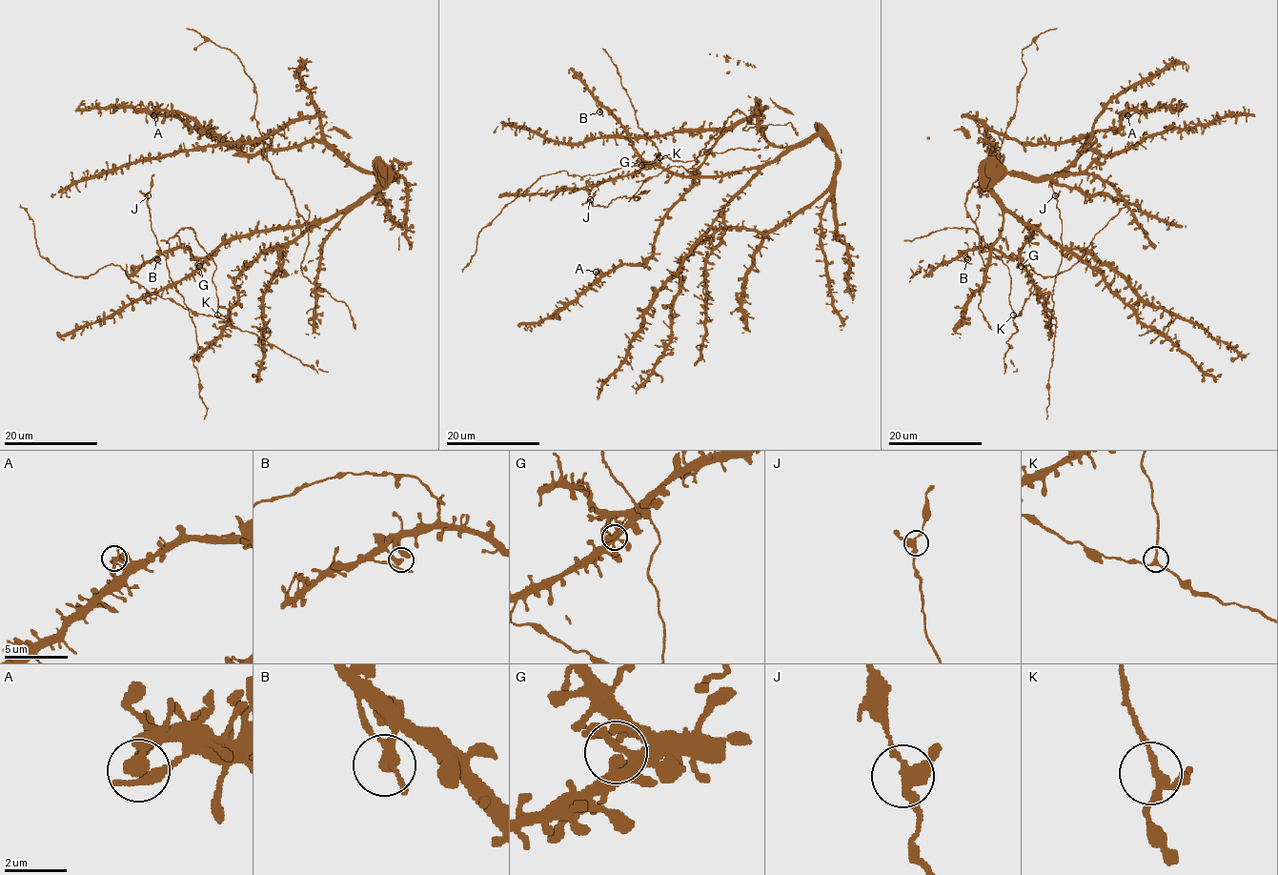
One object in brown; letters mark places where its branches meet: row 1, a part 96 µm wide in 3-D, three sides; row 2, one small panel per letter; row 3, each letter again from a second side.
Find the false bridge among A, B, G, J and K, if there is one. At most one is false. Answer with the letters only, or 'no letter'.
no letter

